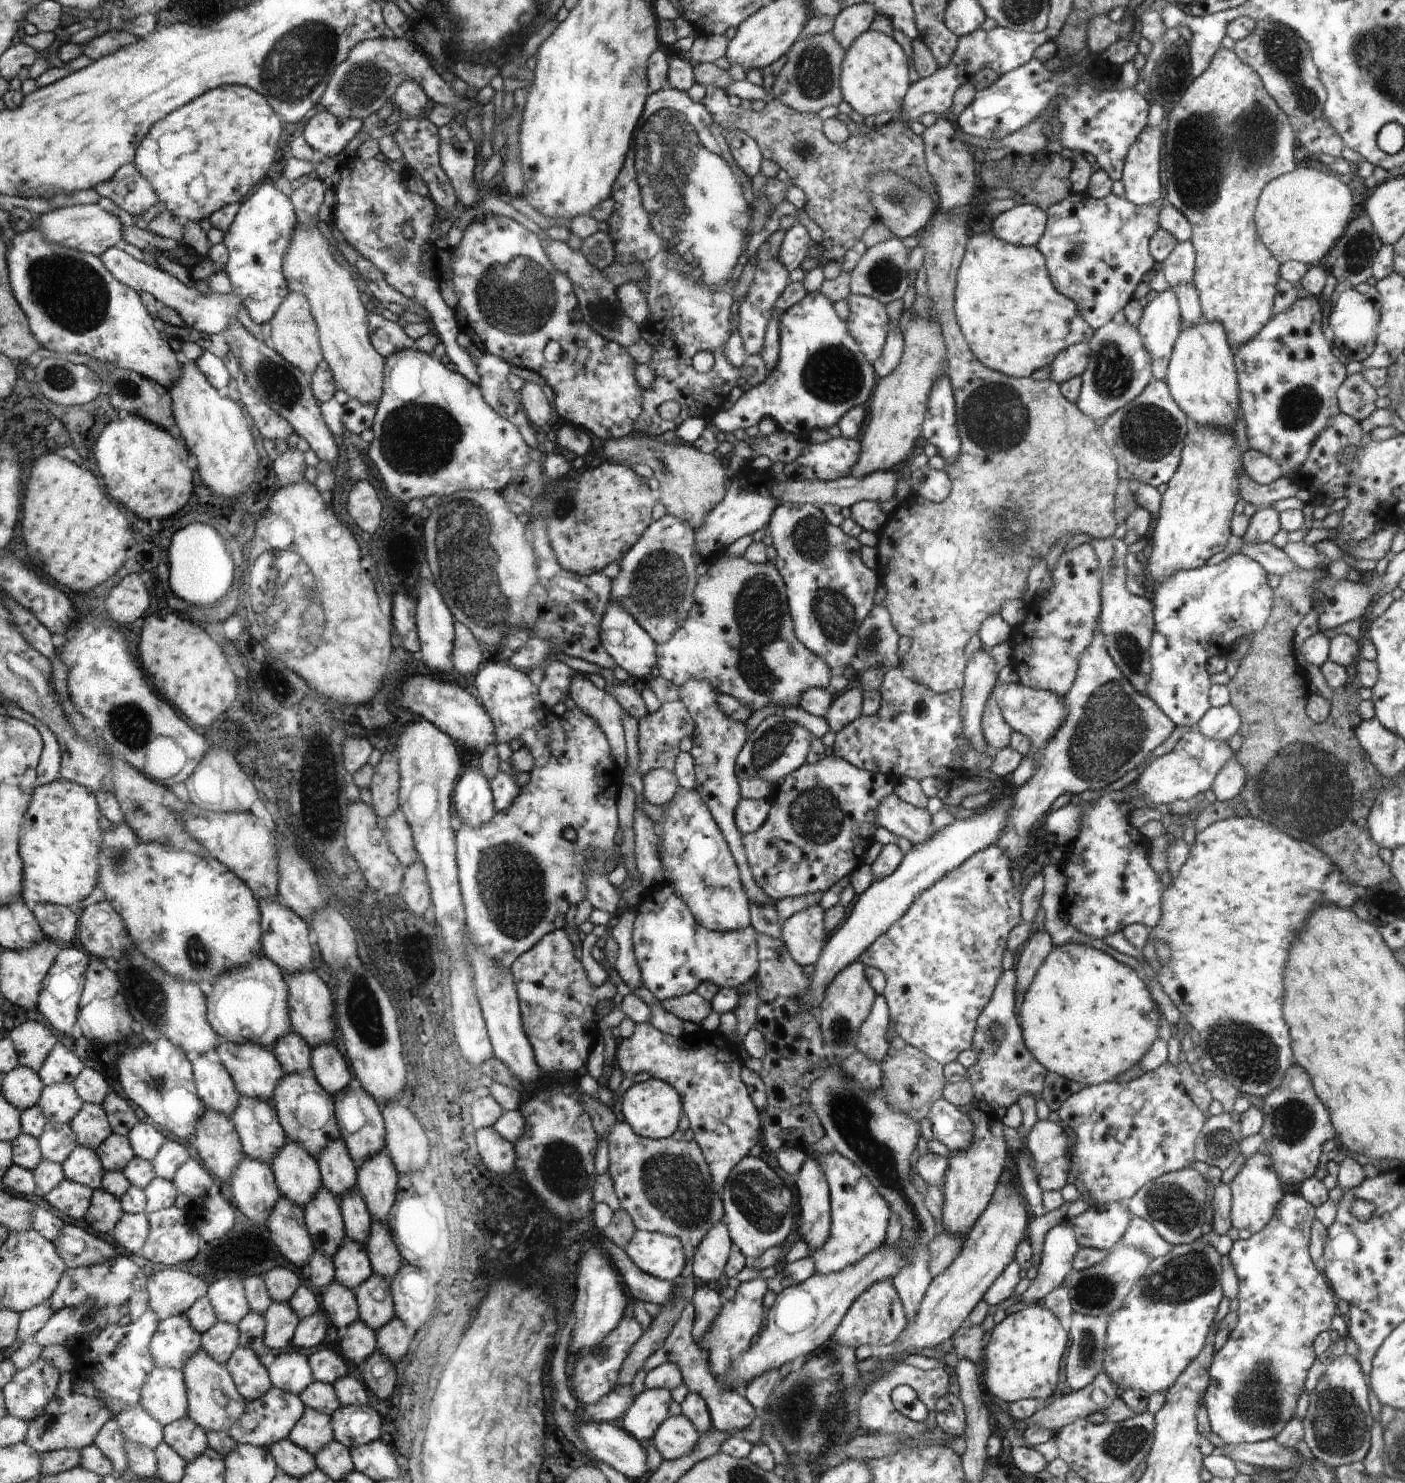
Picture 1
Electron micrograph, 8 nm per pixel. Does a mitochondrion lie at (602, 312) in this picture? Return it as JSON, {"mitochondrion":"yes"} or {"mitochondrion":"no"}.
{"mitochondrion":"yes"}

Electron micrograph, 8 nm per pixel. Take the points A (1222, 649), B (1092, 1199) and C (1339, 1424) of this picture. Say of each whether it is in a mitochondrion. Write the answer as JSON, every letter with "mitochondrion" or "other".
{"A":"other","B":"other","C":"mitochondrion"}

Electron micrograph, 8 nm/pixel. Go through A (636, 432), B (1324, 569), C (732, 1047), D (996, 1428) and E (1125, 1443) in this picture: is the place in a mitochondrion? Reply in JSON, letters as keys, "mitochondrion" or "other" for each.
{"A":"other","B":"other","C":"other","D":"other","E":"mitochondrion"}

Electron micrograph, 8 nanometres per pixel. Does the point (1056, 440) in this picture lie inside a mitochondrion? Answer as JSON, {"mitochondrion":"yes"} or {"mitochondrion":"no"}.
{"mitochondrion":"no"}

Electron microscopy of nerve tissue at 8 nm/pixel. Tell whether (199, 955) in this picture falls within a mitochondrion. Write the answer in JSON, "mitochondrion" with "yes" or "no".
{"mitochondrion":"yes"}

